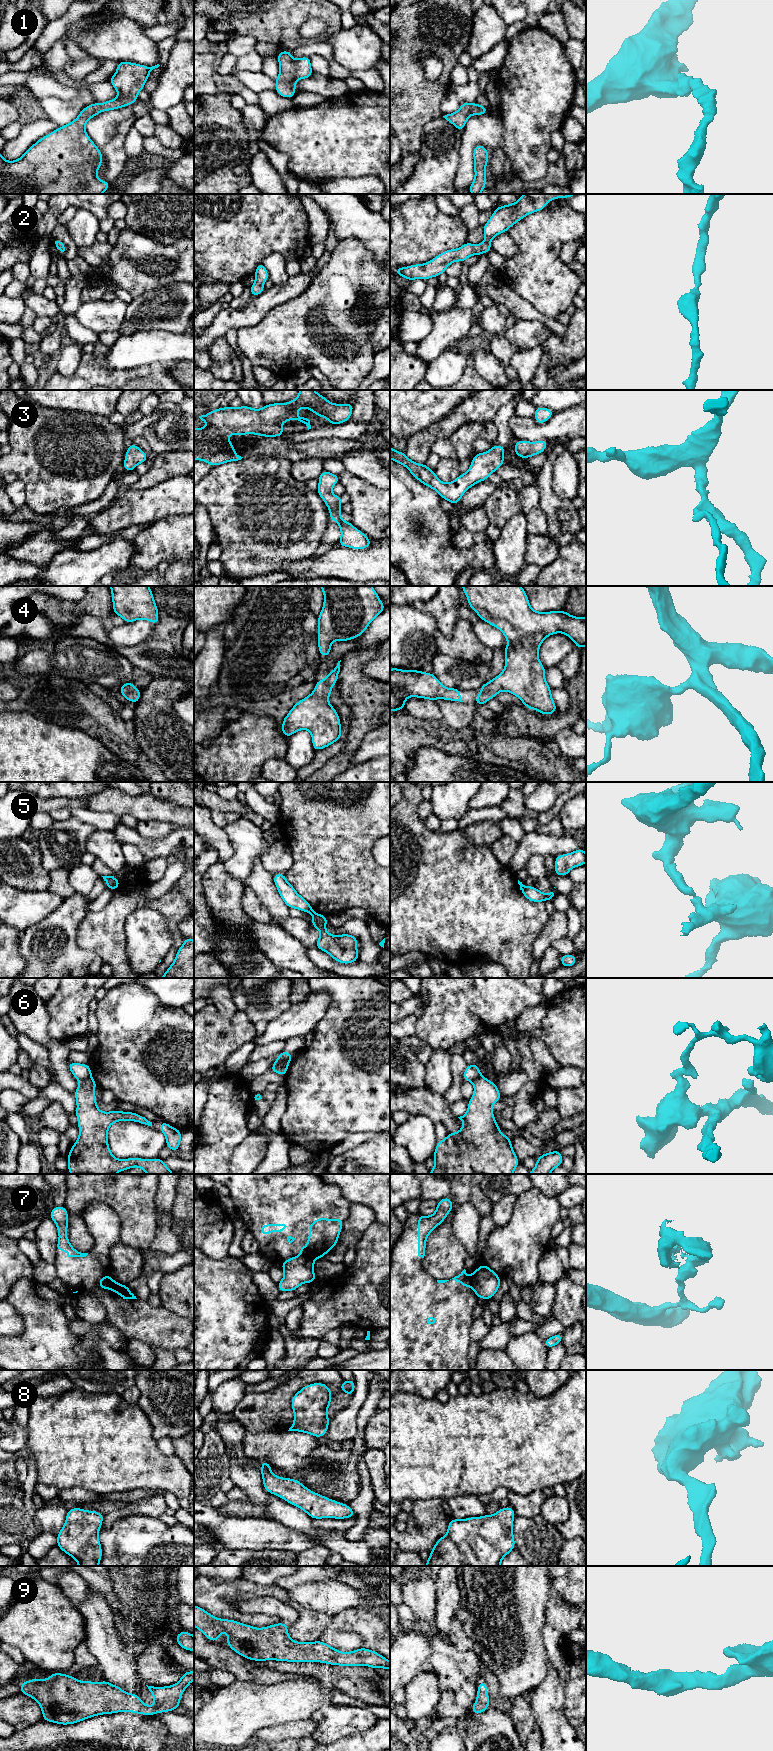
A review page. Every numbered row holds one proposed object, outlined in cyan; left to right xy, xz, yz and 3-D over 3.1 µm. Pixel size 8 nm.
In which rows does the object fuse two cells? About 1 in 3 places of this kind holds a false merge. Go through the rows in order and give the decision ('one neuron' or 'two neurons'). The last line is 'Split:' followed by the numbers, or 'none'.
1: one neuron
2: one neuron
3: one neuron
4: one neuron
5: two neurons
6: two neurons
7: two neurons
8: one neuron
9: one neuron
Split: 5, 6, 7

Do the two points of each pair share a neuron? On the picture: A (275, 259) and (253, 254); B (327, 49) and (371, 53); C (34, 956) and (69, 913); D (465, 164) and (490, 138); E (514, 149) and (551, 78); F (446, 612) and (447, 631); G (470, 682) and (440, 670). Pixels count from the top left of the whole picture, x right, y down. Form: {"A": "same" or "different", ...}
{"A": "different", "B": "different", "C": "same", "D": "same", "E": "same", "F": "same", "G": "same"}

